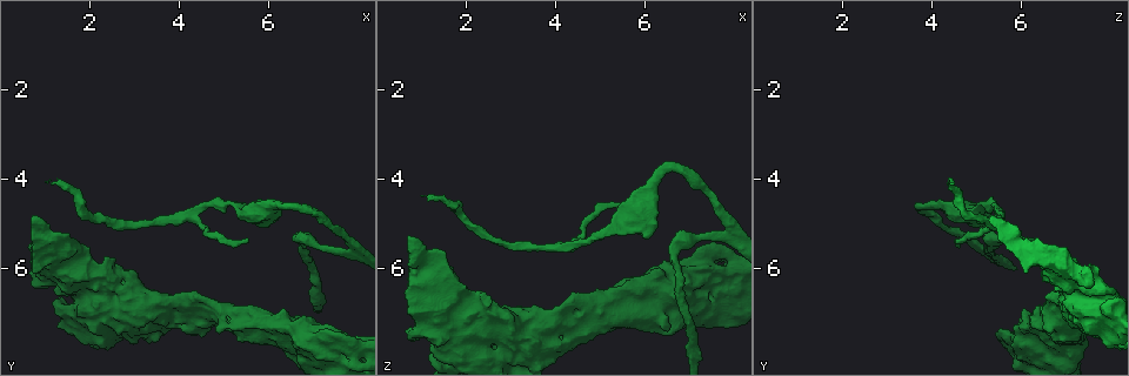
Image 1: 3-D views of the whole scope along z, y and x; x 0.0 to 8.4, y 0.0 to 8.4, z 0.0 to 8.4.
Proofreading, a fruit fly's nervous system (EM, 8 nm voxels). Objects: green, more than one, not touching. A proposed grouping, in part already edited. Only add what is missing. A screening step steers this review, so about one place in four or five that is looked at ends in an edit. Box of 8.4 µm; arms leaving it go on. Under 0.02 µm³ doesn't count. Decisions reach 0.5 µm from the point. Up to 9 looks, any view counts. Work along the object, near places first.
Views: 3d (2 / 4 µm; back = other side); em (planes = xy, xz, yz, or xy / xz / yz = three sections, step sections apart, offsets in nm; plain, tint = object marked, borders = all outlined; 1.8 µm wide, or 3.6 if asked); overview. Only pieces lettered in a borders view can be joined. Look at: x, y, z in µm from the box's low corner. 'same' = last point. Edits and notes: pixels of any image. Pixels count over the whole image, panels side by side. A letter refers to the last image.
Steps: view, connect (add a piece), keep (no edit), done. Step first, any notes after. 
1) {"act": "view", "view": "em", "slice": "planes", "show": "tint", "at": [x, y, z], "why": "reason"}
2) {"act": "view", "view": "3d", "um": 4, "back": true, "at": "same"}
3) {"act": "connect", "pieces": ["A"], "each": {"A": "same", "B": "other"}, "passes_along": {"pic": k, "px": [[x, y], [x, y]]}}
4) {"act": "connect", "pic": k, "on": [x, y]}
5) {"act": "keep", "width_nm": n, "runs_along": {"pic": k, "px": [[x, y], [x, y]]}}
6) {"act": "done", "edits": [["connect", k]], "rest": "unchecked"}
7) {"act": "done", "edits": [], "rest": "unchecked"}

{"act": "view", "view": "em", "um": 3.6, "slice": "planes", "show": "borders", "at": [4.00, 7.15, 7.70], "why": "sudden change in width"}

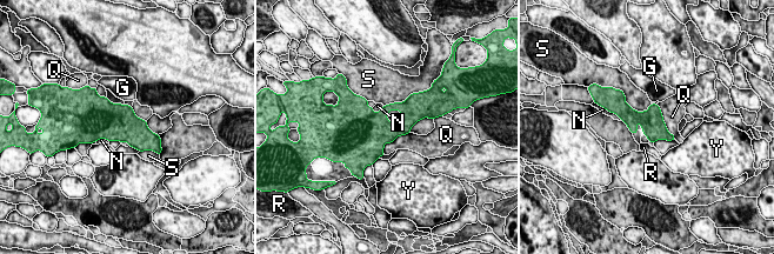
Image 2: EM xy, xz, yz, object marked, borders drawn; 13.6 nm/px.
{"act": "keep", "each": {"G": "other", "N": "other", "Q": "other", "R": "other", "S": "other", "Y": "other"}, "border": {"pic": 2, "px": [[655, 104], [666, 128], [675, 139]]}, "found": "none of them fits"}

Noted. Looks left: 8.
{"act": "view", "view": "em", "um": 3.6, "slice": "planes", "show": "borders", "at": [6.65, 7.55, 6.55], "why": "abrupt turn"}

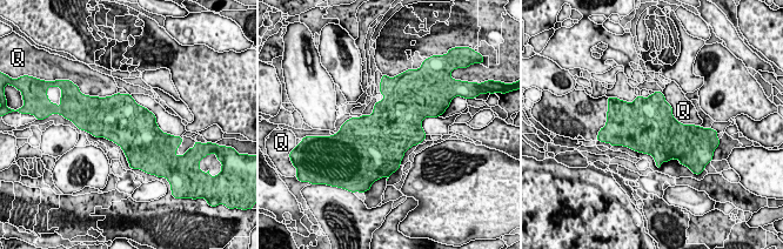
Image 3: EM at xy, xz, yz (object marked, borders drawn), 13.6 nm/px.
{"act": "keep", "each": {"Q": "other"}, "found": "no lettered piece goes on from it"}

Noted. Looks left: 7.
{"act": "view", "view": "3d", "um": 4, "at": [1.95, 6.15, 7.00], "why": "closes a loop"}

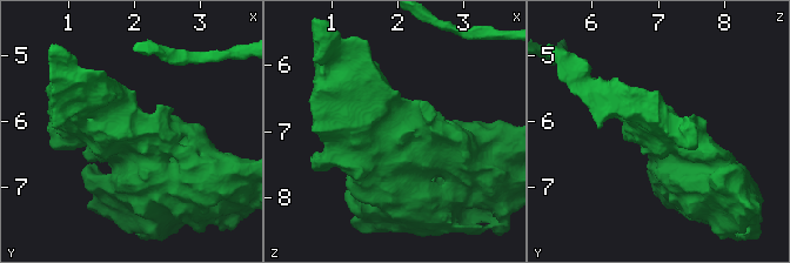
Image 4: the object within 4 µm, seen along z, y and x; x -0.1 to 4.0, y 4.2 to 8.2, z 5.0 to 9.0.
{"act": "view", "view": "em", "slice": "yz", "step": 8, "show": "borders", "at": [2.00, 6.15, 7.00]}

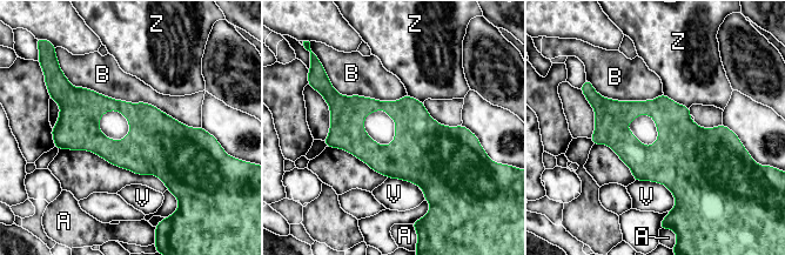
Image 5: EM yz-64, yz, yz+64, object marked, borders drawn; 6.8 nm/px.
{"act": "view", "view": "em", "slice": "planes", "show": "borders", "at": "same"}

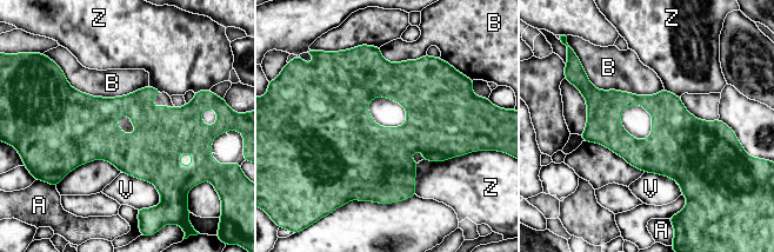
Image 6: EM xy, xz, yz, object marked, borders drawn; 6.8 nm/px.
{"act": "keep", "each": {"A": "other", "B": "other", "V": "other", "Z": "other"}, "border": {"pic": 6, "px": [[62, 72], [93, 95], [148, 85]]}, "found": "none of them fits"}

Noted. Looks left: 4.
{"act": "view", "view": "em", "slice": "planes", "show": "borders", "at": [1.10, 4.05, 4.35], "why": "an open end"}

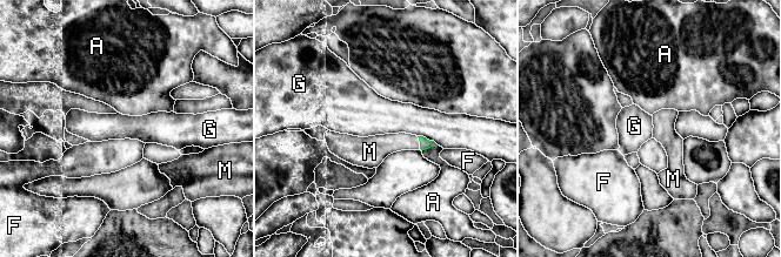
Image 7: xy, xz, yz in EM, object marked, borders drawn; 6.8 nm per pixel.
{"act": "connect", "pieces": ["M"], "each": {"A": "other", "F": "other", "G": "other", "M": "same"}, "found": "the cell continues"}

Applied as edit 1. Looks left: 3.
{"act": "done", "edits": [["connect", 7]], "rest": "unchecked"}

